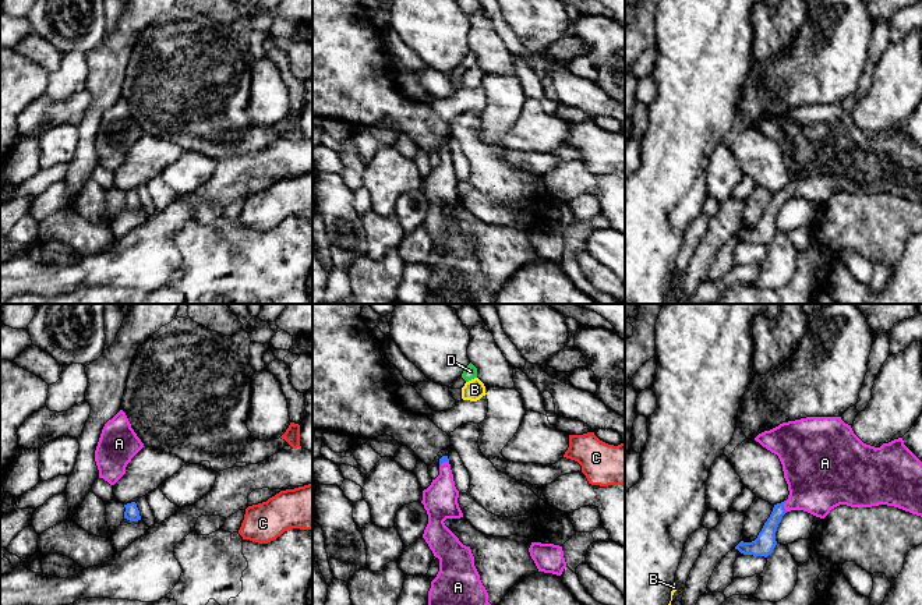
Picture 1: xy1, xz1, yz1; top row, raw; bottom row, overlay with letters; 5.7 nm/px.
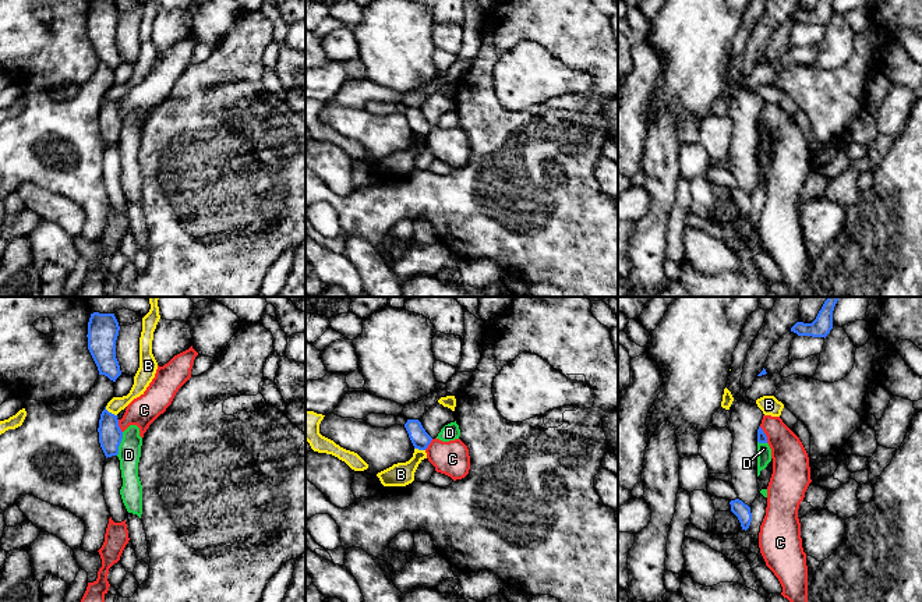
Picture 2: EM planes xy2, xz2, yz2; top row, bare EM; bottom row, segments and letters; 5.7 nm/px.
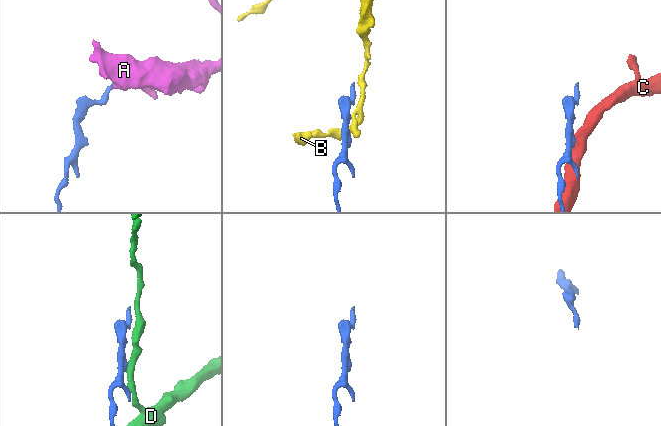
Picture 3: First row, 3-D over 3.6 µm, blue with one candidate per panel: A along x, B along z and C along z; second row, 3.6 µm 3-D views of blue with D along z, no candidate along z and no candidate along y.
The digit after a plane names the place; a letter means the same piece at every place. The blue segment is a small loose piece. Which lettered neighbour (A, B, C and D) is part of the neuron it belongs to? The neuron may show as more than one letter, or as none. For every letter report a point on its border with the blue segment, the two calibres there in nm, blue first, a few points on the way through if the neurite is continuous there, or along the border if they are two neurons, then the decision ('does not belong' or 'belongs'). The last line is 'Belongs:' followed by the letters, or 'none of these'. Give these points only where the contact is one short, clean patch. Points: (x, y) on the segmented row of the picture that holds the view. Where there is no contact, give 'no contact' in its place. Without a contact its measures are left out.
A: yz1 (783, 506) | 120/360 nm | across yz1 (765, 542), (767, 531), (783, 506), (801, 498), (818, 481) | belongs
B: xy2 (110, 413) | 140/90 nm | along xy2 (105, 407), (116, 415) | does not belong
C: yz2 (765, 435) | 60/220 nm | along yz2 (759, 427), (767, 442) | does not belong
D: xy2 (120, 442) | 140/130 nm | along xy2 (123, 432), (116, 454) | does not belong
Belongs: A

